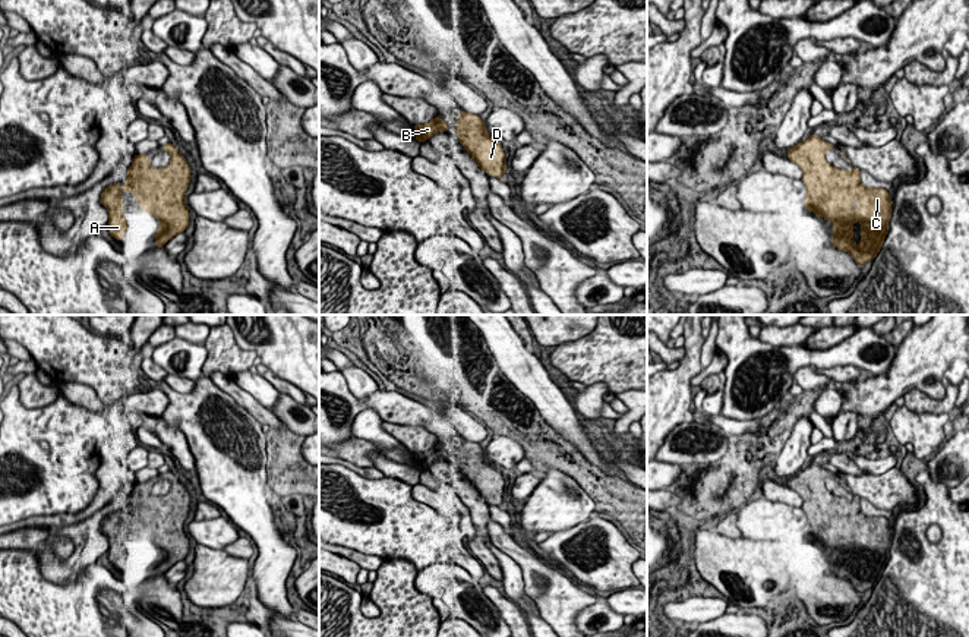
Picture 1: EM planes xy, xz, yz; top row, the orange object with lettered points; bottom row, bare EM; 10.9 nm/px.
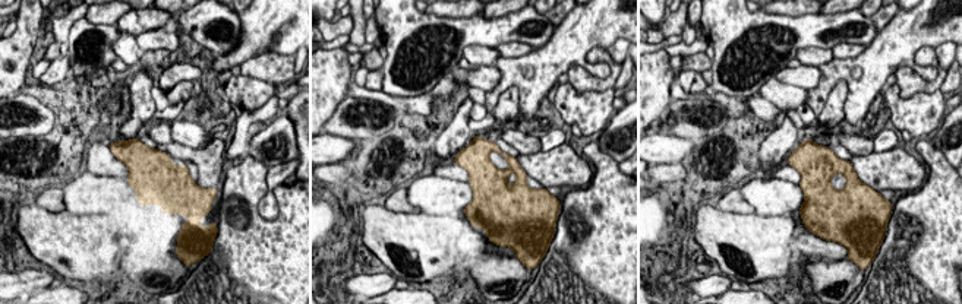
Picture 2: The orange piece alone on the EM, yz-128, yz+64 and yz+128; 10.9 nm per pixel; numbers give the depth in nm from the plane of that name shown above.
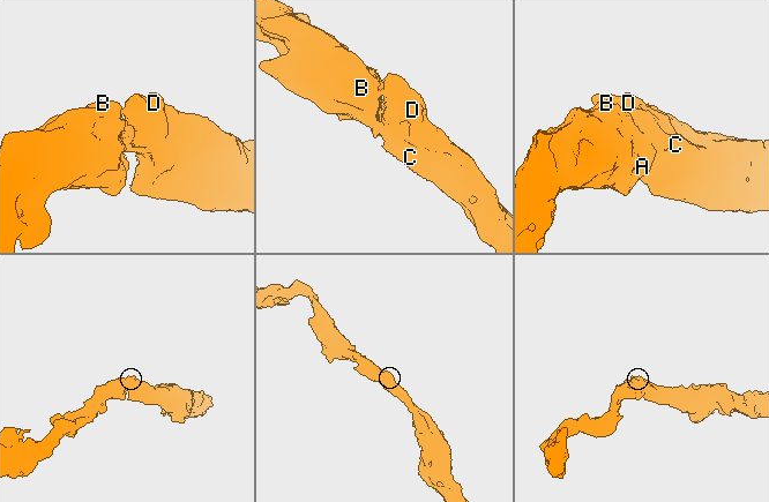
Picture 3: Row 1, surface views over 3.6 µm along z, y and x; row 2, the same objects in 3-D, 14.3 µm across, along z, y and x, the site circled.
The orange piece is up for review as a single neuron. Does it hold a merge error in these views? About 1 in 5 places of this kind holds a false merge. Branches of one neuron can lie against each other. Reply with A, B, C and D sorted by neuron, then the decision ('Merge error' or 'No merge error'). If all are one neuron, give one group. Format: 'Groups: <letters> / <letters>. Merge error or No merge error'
Groups: A B C D. No merge error

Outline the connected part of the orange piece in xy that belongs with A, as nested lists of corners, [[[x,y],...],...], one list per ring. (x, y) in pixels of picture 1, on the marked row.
[[[171,142],[162,145],[161,149],[171,155],[167,167],[154,168],[148,154],[138,154],[127,170],[124,187],[114,183],[101,193],[101,204],[108,209],[108,231],[116,240],[121,240],[127,230],[127,221],[123,217],[123,190],[136,196],[141,211],[160,220],[155,234],[157,247],[164,247],[170,239],[187,228],[190,214],[184,204],[184,193],[190,182],[190,167]]]

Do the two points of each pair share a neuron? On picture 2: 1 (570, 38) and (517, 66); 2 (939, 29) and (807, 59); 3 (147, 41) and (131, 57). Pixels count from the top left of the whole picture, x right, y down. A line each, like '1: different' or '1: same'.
1: same
2: different
3: different

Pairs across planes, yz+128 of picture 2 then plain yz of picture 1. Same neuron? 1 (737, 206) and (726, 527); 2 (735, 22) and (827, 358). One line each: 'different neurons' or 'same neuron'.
1: same neuron
2: same neuron

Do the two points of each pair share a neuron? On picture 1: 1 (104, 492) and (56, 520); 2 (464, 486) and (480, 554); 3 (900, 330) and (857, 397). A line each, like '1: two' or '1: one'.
1: one
2: one
3: two

